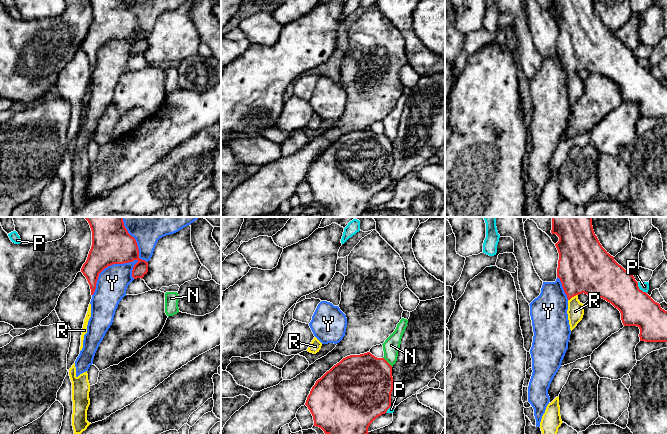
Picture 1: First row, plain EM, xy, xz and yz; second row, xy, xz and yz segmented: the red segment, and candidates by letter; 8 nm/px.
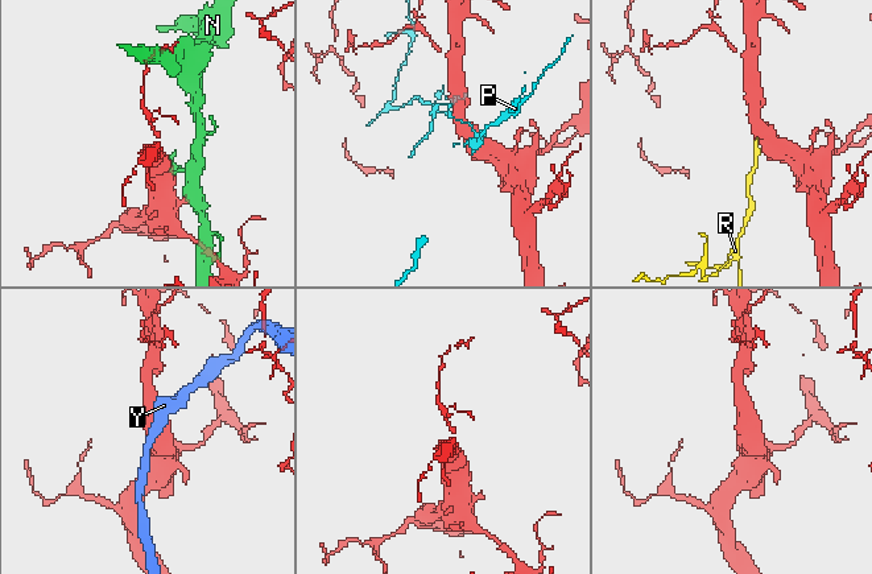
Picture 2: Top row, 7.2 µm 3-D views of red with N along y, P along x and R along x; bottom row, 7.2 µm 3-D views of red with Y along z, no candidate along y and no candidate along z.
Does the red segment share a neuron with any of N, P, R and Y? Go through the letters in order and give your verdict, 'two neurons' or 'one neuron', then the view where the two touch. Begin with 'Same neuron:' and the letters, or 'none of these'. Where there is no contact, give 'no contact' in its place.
Same neuron: R
N: two neurons; contact in xz
P: two neurons; contact in yz
R: one neuron; contact in yz
Y: two neurons; contact in xy

